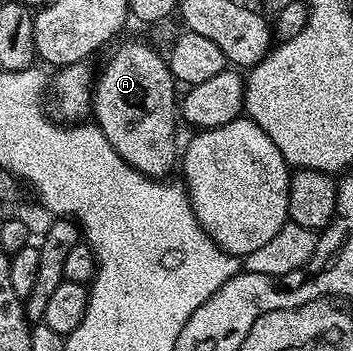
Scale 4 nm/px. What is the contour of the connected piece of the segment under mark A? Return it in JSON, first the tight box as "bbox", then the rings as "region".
{"bbox":[91,41,179,179],"region":[[[125,41],[105,61],[93,82],[91,117],[107,135],[107,143],[135,171],[165,179],[179,161],[179,89],[168,60],[145,41]]]}

